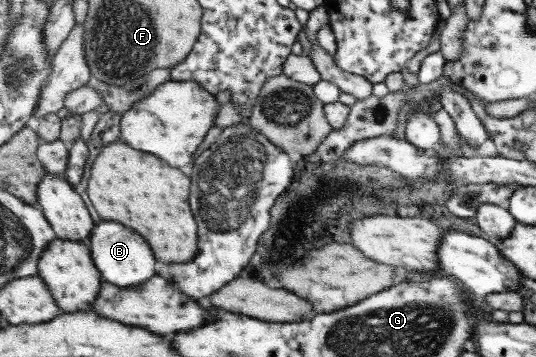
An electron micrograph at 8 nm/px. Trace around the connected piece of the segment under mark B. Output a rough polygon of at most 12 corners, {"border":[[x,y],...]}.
{"border":[[115,221],[94,227],[90,252],[105,281],[155,275],[149,243]]}

